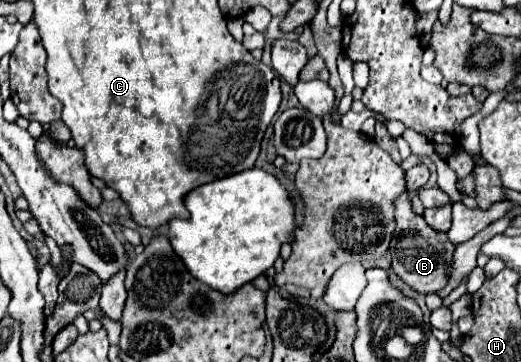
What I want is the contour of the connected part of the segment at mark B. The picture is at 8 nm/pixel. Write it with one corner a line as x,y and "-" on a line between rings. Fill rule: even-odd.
402,192
394,200
394,212
396,212
396,230
390,244
392,254
392,268
398,274
402,282
406,282
410,288
414,288
420,294
434,294
448,282
446,270
452,262
454,244
448,244
448,236
440,232
432,232
422,216
416,216
408,204
408,194

